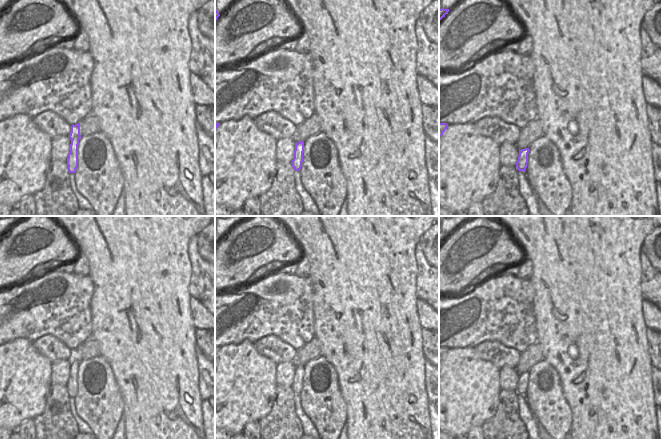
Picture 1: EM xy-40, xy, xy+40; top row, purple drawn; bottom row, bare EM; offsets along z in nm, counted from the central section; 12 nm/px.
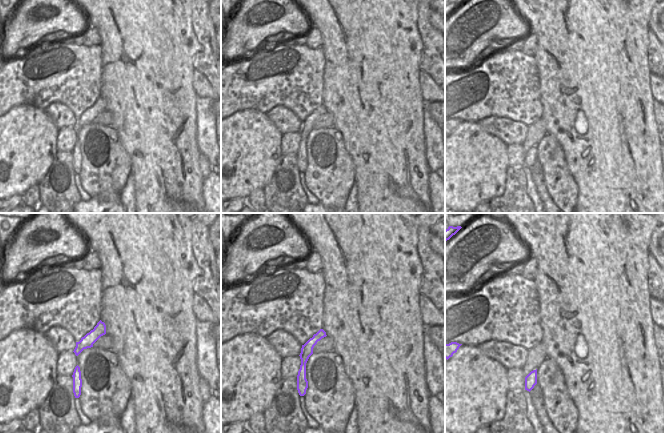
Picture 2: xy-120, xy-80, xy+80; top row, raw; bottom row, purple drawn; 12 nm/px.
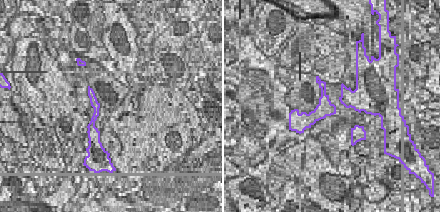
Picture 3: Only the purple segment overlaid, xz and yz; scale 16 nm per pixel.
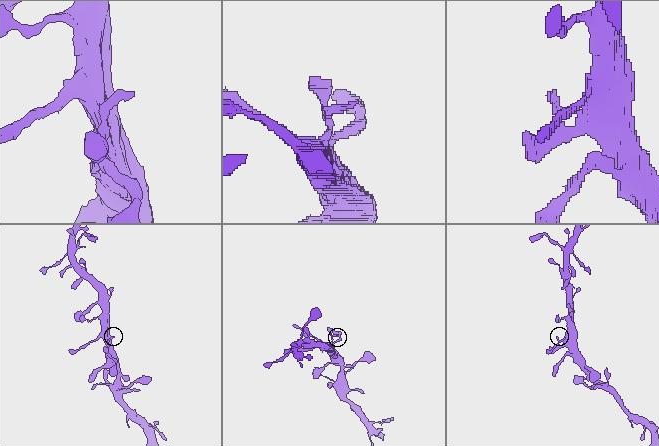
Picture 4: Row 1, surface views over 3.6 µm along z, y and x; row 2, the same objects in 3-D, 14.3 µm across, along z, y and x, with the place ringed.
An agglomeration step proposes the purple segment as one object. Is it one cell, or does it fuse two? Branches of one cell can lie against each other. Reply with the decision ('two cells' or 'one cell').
one cell

